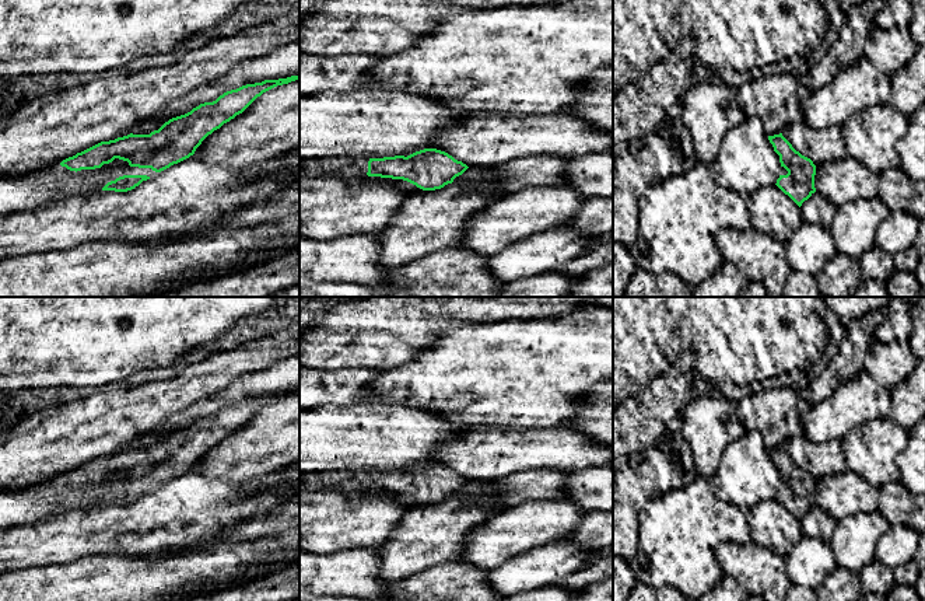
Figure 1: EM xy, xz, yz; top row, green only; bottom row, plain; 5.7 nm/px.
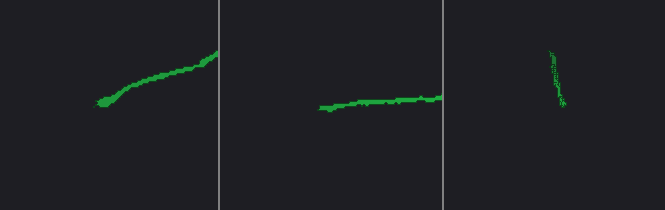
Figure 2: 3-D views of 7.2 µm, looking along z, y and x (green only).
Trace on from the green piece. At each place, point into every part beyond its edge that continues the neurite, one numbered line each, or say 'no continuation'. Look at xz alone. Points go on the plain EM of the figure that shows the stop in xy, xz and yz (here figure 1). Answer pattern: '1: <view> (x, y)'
1: xz (337, 481)

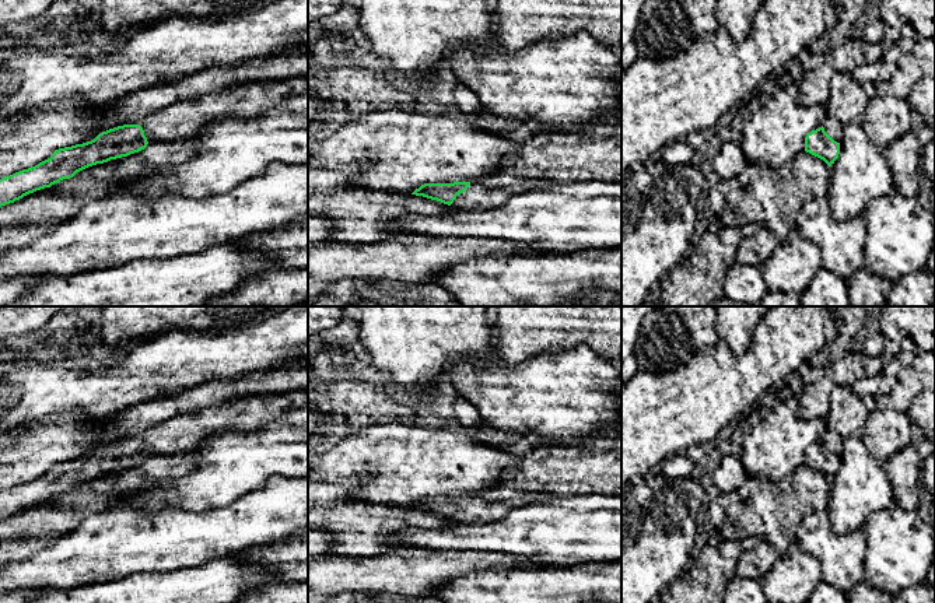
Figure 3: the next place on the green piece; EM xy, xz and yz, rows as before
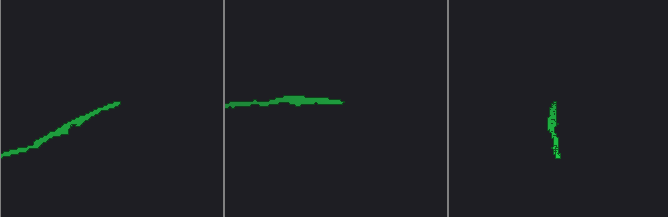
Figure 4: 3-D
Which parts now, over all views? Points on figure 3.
1: xz (477, 511)

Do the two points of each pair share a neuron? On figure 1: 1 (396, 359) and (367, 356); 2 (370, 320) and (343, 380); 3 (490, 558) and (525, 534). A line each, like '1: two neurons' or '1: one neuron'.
1: one neuron
2: two neurons
3: one neuron

